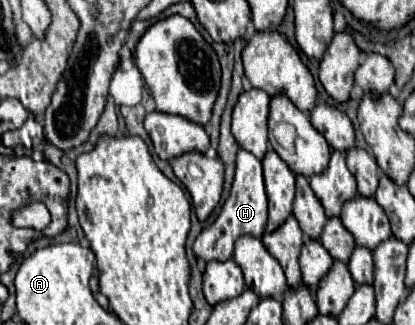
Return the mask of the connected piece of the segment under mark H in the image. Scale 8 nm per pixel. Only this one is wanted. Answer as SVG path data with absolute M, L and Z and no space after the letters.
M239 150L231 196L223 204L217 220L197 236L197 240L193 244L193 254L197 258L201 258L203 262L213 262L213 260L225 262L233 256L233 244L237 238L241 238L245 234L259 238L265 232L265 224L267 224L267 194L265 194L265 186L263 186L261 160L255 158L247 150Z

